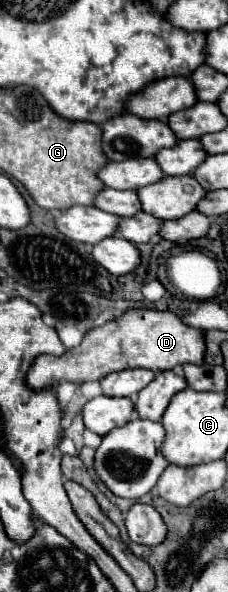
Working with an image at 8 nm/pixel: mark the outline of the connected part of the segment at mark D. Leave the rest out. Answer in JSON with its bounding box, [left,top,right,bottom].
[26,309,206,389]

